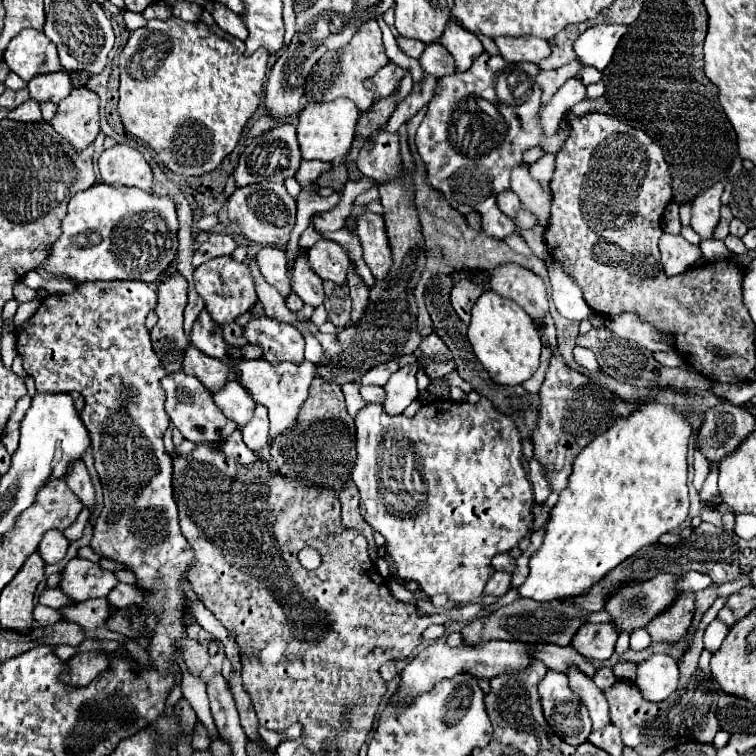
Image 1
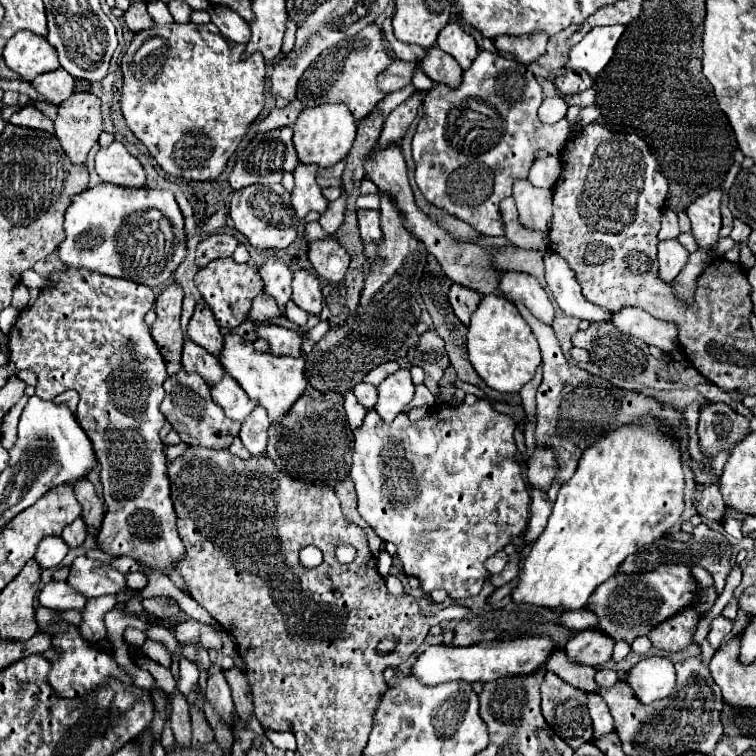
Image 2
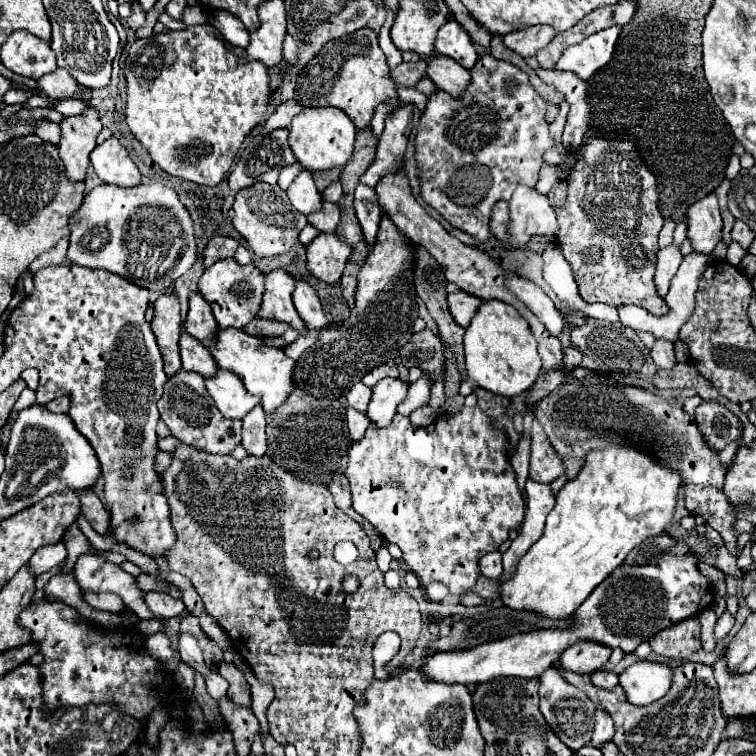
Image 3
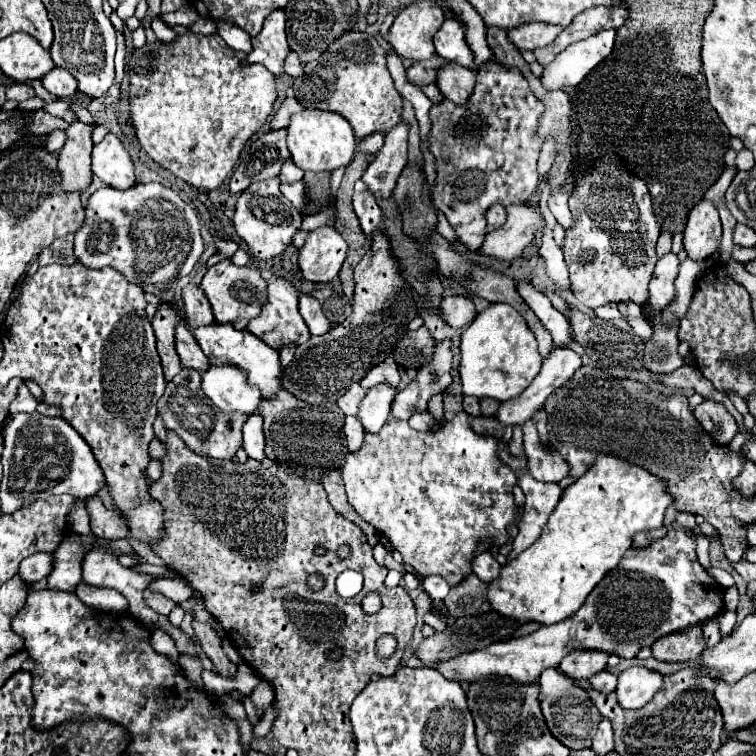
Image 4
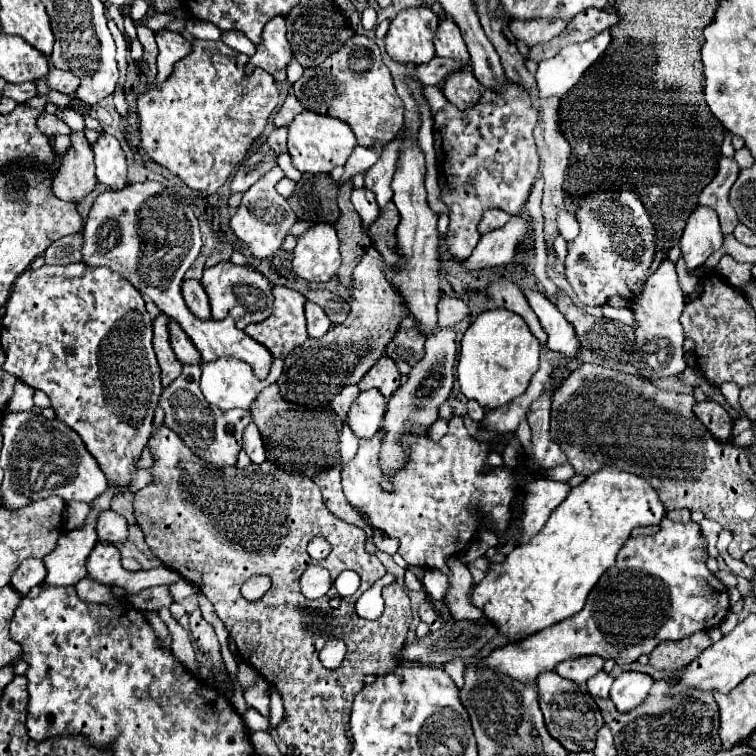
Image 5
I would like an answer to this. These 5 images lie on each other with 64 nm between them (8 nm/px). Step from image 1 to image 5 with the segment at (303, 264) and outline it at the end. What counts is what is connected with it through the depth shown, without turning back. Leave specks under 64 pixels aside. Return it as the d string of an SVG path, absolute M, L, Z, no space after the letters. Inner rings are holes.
M306 302L306 320L308 320L308 336L310 338L324 336L328 332L328 328L332 326L332 322L324 314L324 310L320 310L312 302Z

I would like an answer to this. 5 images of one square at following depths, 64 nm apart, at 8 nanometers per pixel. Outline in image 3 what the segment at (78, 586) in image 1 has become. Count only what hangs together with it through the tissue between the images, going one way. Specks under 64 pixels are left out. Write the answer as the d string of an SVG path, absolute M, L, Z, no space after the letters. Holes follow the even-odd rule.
M98 552L82 554L74 568L76 568L76 580L80 588L94 590L94 592L116 592L122 596L126 608L130 608L140 620L156 618L144 604L142 590L136 584L136 576L108 562Z

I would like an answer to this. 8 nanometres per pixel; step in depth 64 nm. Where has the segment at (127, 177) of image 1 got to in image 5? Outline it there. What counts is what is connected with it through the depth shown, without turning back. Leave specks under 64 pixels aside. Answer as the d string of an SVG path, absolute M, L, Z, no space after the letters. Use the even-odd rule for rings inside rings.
M100 134L92 144L94 162L96 162L96 178L106 184L110 190L120 190L126 186L126 156L118 144L118 140L110 134Z

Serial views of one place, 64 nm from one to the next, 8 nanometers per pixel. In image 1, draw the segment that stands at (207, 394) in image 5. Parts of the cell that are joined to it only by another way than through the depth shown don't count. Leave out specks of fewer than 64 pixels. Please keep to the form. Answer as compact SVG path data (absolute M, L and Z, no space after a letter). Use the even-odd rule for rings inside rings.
M226 382L218 392L212 394L216 406L228 416L228 420L234 420L238 426L248 424L254 412L254 400L244 392L244 388L238 382Z

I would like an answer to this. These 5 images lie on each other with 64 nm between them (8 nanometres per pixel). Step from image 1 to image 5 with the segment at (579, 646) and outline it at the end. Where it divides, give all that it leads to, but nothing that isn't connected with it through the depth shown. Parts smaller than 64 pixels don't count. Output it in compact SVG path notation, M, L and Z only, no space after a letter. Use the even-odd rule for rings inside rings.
M582 656L580 660L564 660L560 662L554 672L566 680L572 680L576 684L582 684L586 682L588 678L596 676L604 666L604 658L600 656Z

